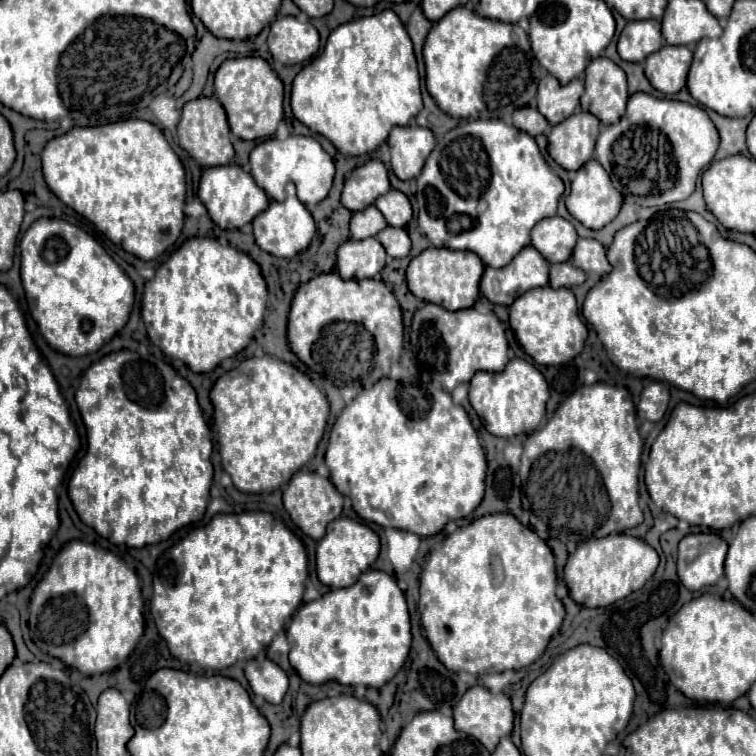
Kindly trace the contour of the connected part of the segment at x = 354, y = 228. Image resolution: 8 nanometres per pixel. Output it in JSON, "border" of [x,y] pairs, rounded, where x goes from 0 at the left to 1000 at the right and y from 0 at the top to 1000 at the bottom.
{"border":[[[487,271],[487,276],[479,276],[476,282],[466,284],[463,308],[468,316],[484,316],[484,313],[495,313],[511,298],[513,295],[508,292],[508,284],[497,276],[497,271]]]}

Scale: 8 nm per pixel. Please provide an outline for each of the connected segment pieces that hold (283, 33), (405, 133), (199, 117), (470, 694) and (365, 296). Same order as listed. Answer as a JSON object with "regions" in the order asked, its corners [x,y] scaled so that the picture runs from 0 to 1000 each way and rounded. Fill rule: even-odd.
{"regions":[[[[370,20],[357,33],[354,62],[365,81],[376,86],[392,86],[421,70],[423,49],[413,30],[399,30],[386,20]]],[[[537,165],[521,168],[513,181],[516,205],[519,205],[519,226],[526,237],[548,237],[556,231],[556,224],[563,208],[571,202],[577,192],[577,181],[566,168]]],[[[262,128],[249,134],[241,144],[241,157],[235,163],[235,189],[243,200],[249,200],[267,221],[302,218],[310,208],[310,194],[304,187],[304,168],[299,157],[299,147],[286,128]]],[[[640,906],[622,909],[614,917],[614,922],[608,925],[608,930],[601,935],[601,959],[606,967],[614,967],[614,970],[630,975],[646,993],[653,993],[661,975],[677,970],[677,962],[680,962],[677,930],[667,917],[653,919]]],[[[444,358],[423,361],[407,374],[397,377],[386,409],[381,417],[381,451],[386,464],[418,493],[431,499],[444,509],[471,507],[476,512],[489,512],[500,501],[511,499],[519,480],[529,475],[534,456],[534,427],[532,409],[519,382],[508,372],[497,369],[452,369]]]]}

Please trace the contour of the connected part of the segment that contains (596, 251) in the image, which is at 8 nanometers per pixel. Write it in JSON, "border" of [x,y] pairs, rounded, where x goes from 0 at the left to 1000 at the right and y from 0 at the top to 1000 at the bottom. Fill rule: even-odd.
{"border":[[[780,313],[765,316],[757,335],[757,351],[786,364],[802,364],[810,358],[810,351],[802,343],[802,329],[796,327],[794,319],[780,316]]]}

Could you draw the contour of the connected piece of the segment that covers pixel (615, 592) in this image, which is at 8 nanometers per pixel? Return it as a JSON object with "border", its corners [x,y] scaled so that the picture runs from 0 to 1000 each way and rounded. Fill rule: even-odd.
{"border":[[[804,708],[796,713],[783,713],[770,718],[746,750],[746,766],[754,779],[754,790],[772,803],[802,803],[817,792],[831,790],[836,782],[849,779],[849,774],[865,761],[873,737],[865,724],[836,708]]]}

